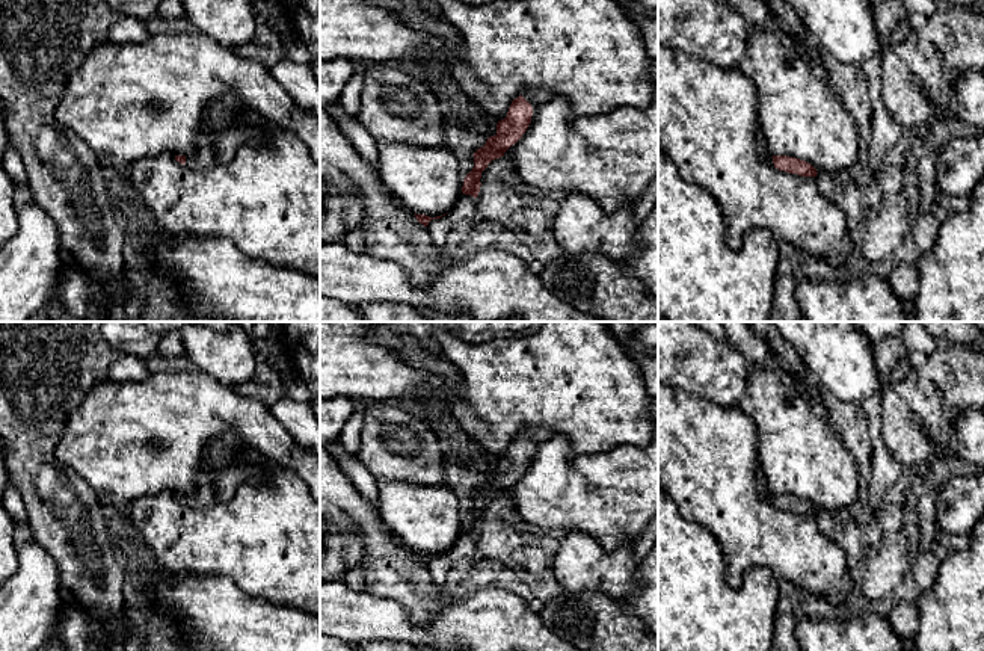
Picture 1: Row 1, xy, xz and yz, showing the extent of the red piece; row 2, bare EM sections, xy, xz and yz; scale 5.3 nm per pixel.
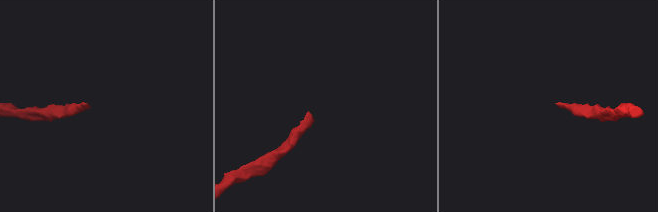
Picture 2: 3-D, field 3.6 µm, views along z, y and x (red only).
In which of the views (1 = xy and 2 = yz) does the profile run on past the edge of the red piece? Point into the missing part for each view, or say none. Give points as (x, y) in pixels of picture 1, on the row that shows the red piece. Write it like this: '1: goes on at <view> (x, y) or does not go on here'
1: goes on at xy (218, 115)
2: goes on at yz (764, 154)

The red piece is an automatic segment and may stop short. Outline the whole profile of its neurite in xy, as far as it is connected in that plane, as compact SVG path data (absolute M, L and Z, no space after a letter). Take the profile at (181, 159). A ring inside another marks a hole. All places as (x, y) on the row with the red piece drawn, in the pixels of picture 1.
M232 92L213 101L205 109L205 127L198 134L195 151L187 156L175 156L175 160L186 165L189 169L204 171L213 168L216 163L216 134L231 122L235 110L237 97Z

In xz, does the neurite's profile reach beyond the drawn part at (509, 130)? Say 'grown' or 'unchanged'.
grown

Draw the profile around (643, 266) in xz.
M658 202L653 211L637 225L640 249L626 263L626 272L658 298Z

